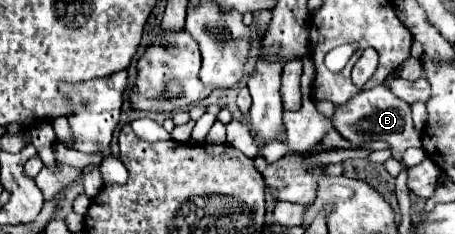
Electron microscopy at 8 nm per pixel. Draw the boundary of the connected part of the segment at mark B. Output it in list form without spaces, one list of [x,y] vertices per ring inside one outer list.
[[[376,85],[374,89],[362,89],[348,105],[336,105],[332,115],[336,131],[354,145],[368,141],[388,141],[392,145],[394,157],[402,163],[402,155],[408,147],[422,147],[420,133],[412,125],[412,113],[408,103],[400,101],[386,85]]]

